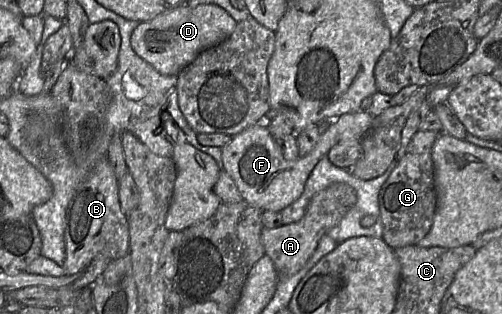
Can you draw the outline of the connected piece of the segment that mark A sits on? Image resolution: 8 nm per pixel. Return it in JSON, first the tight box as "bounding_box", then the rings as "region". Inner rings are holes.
{"bounding_box":[261,183,357,280],"region":[[[333,183],[313,196],[299,221],[272,229],[263,228],[261,242],[265,255],[273,261],[279,280],[295,274],[305,265],[316,250],[321,237],[327,235],[327,232],[341,221],[356,202],[357,195],[354,188],[346,183]]]}

